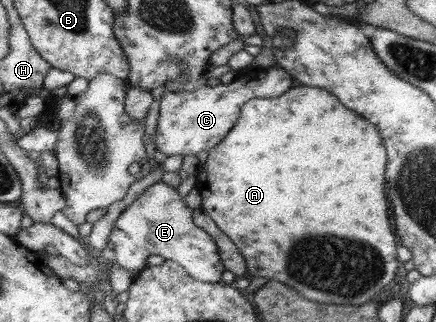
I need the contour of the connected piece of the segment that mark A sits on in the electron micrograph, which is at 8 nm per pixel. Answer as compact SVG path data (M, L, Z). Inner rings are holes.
M301 85L292 87L284 95L274 98L252 98L242 107L234 127L210 151L203 164L196 172L196 188L202 200L204 213L236 244L244 259L246 259L247 276L267 277L283 283L287 287L301 293L310 301L335 305L363 305L370 302L374 296L384 298L391 290L386 283L396 283L396 269L400 267L396 259L396 235L390 225L388 201L384 195L384 169L386 169L386 149L378 135L378 131L366 119L360 119L355 111L346 109L335 95L318 87Z

